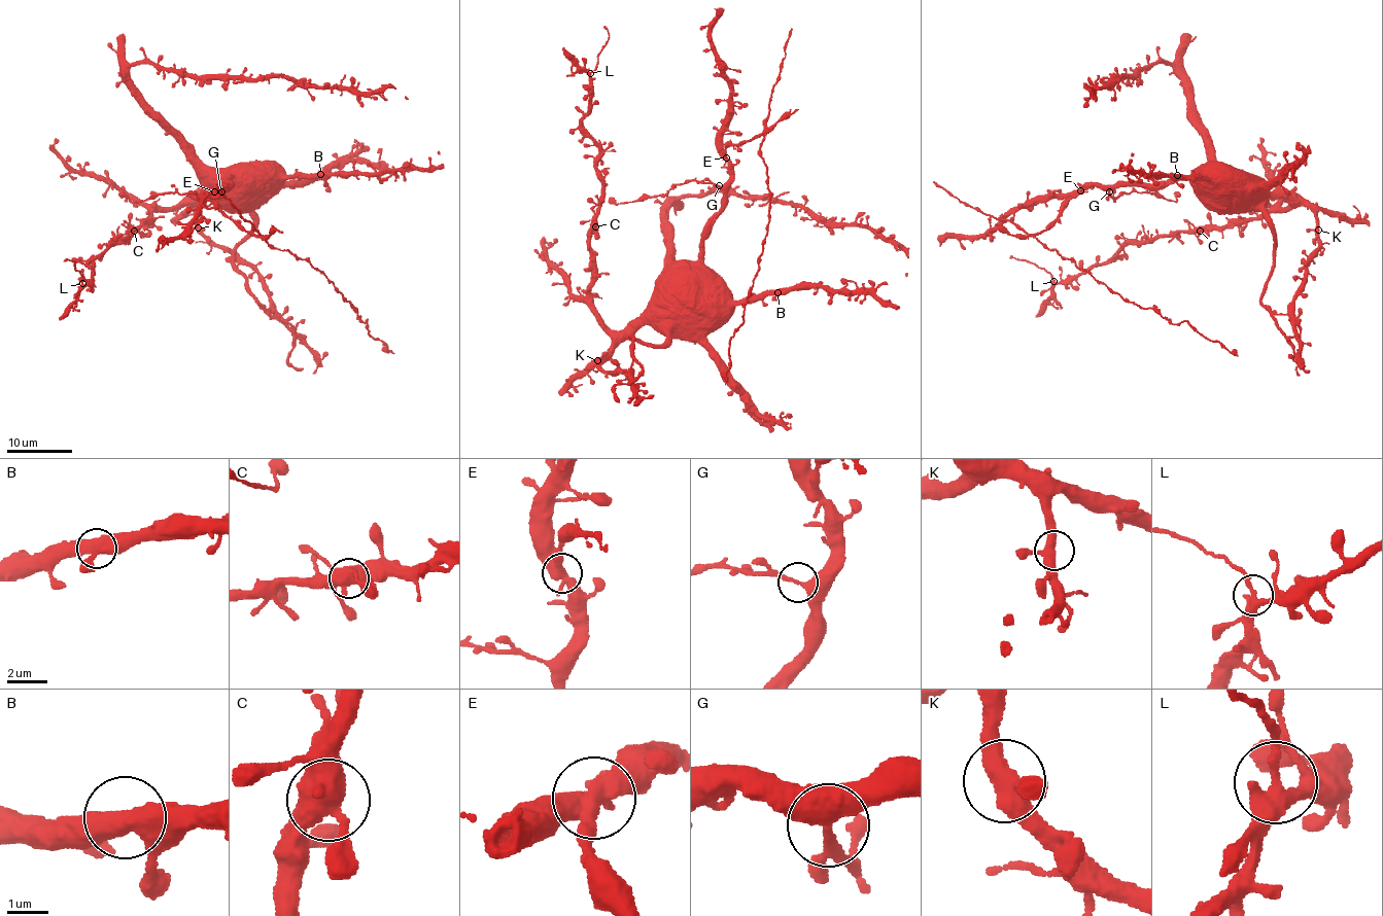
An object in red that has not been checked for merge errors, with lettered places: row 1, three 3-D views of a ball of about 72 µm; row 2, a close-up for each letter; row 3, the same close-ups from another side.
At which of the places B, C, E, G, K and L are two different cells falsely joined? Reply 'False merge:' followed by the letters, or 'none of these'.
False merge: E, G, L

